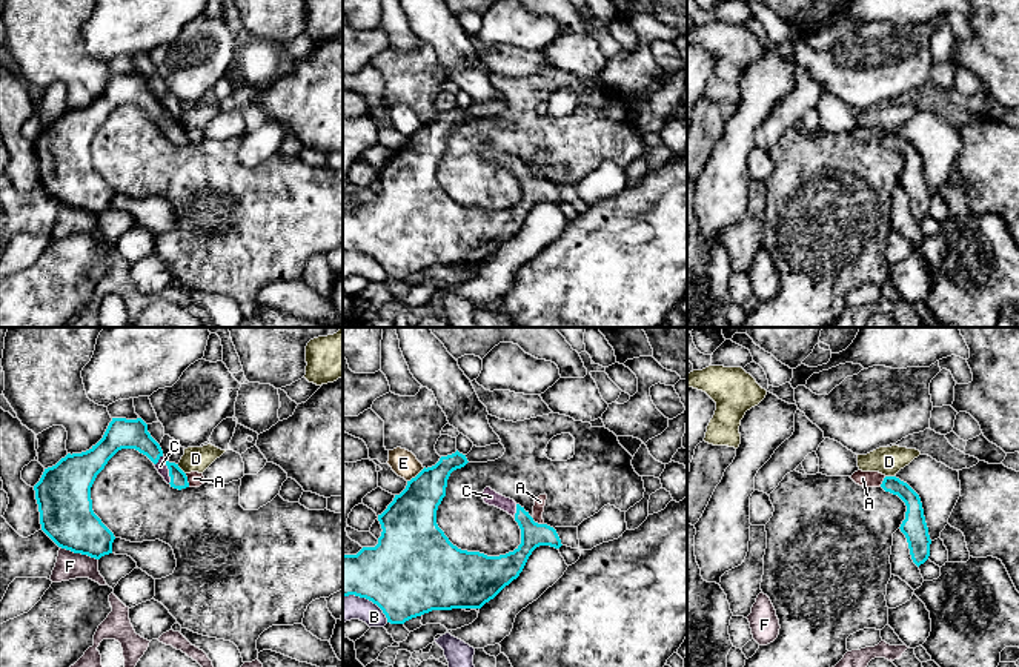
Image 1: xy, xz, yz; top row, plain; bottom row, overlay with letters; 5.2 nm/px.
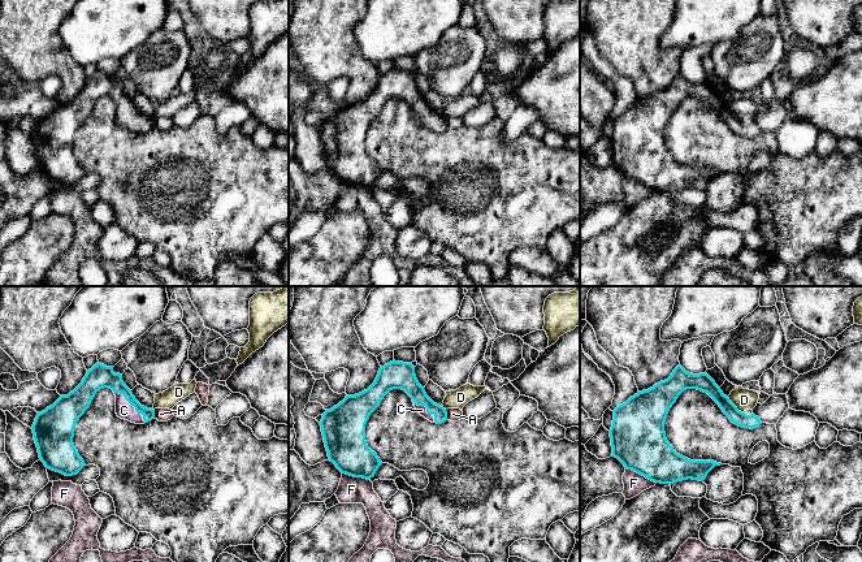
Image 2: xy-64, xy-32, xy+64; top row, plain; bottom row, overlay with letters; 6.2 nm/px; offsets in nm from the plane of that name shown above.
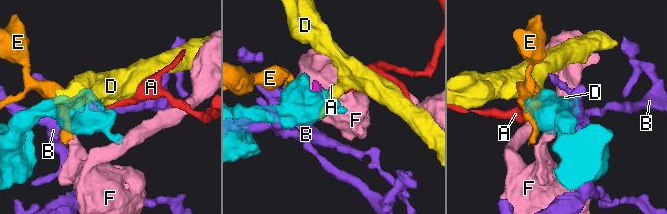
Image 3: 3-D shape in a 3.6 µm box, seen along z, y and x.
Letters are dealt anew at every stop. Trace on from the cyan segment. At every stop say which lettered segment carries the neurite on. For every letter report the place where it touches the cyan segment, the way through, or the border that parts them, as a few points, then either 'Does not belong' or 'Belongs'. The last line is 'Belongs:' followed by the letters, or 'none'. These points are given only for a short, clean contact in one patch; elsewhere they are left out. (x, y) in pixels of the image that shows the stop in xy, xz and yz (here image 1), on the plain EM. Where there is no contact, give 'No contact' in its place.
A: Touches cyan at xy (186, 136). Boundary: xy (185, 129), (189, 142). Does not belong
B: Touches cyan at xz (368, 254). Does not belong
C: Touches cyan at xy (169, 128). Path across: xy (179, 136), (169, 128), (160, 122). Belongs
D: Touches cyan at xy (180, 125). Boundary: xy (177, 120), (185, 129). Does not belong
E: Touches cyan at xz (417, 131). Boundary: xz (424, 123), (408, 137). Does not belong
F: Touches cyan at xy (79, 208). Boundary: xy (60, 202), (97, 215). Does not belong
Belongs: C

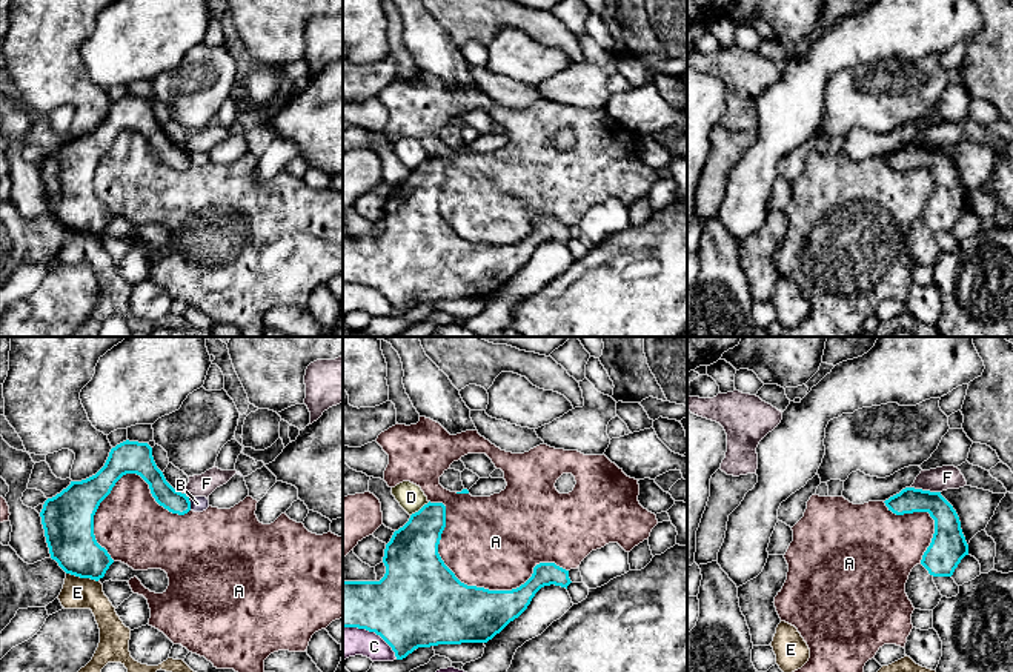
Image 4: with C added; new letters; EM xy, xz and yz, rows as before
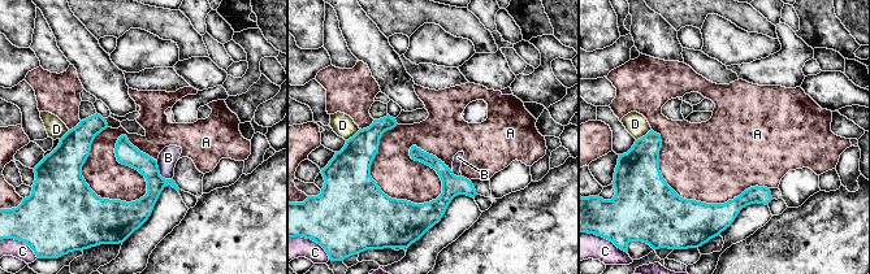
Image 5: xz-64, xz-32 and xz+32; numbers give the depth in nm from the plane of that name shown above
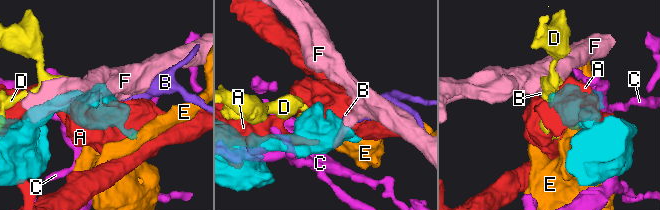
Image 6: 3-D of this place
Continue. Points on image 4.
A: Touches cyan at xz (472, 242). Does not belong
B: Touches cyan at xy (189, 160). Boundary: xy (188, 154), (191, 165). Does not belong
C: Touches cyan at xz (372, 286). Does not belong
D: Touches cyan at xz (421, 163). Boundary: xz (429, 157), (411, 171). Does not belong
E: Touches cyan at xy (82, 232). Boundary: xy (66, 228), (97, 237). Does not belong
F: Touches cyan at yz (926, 146). Boundary: yz (910, 142), (939, 148). Does not belong
Belongs: none

